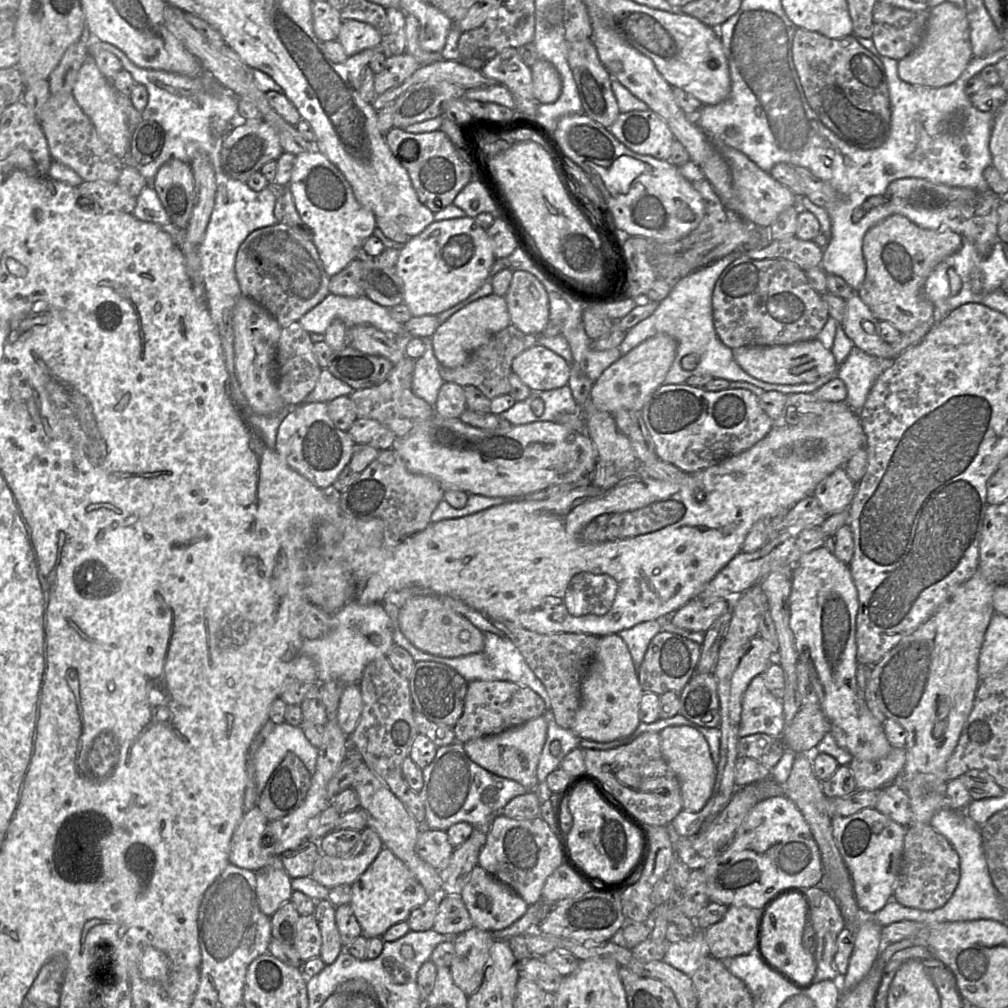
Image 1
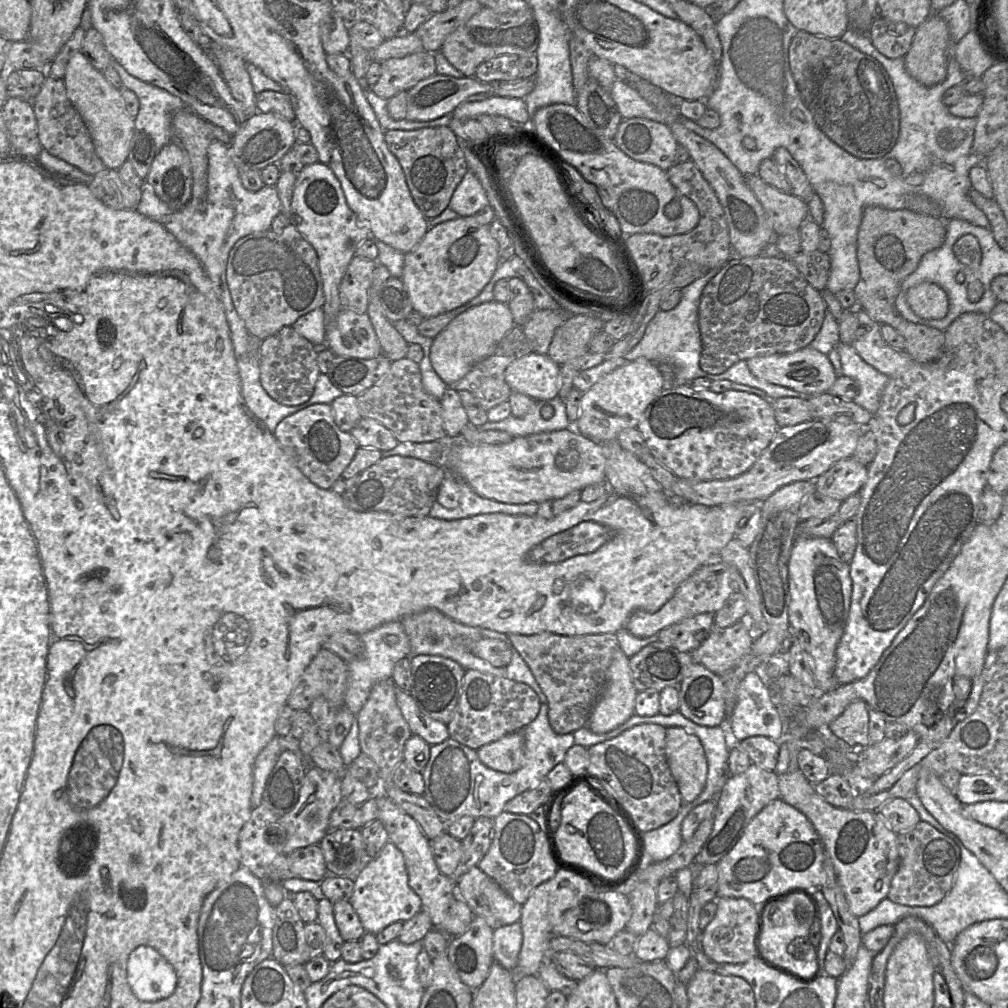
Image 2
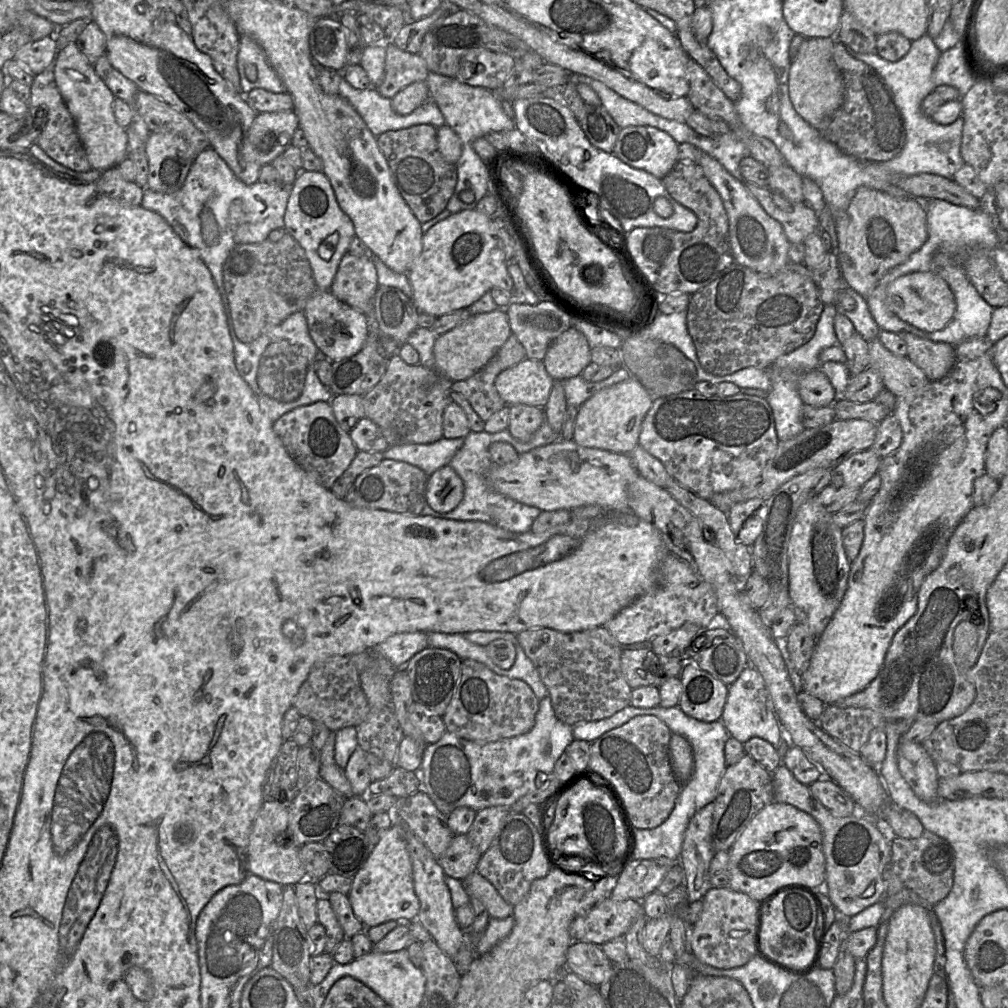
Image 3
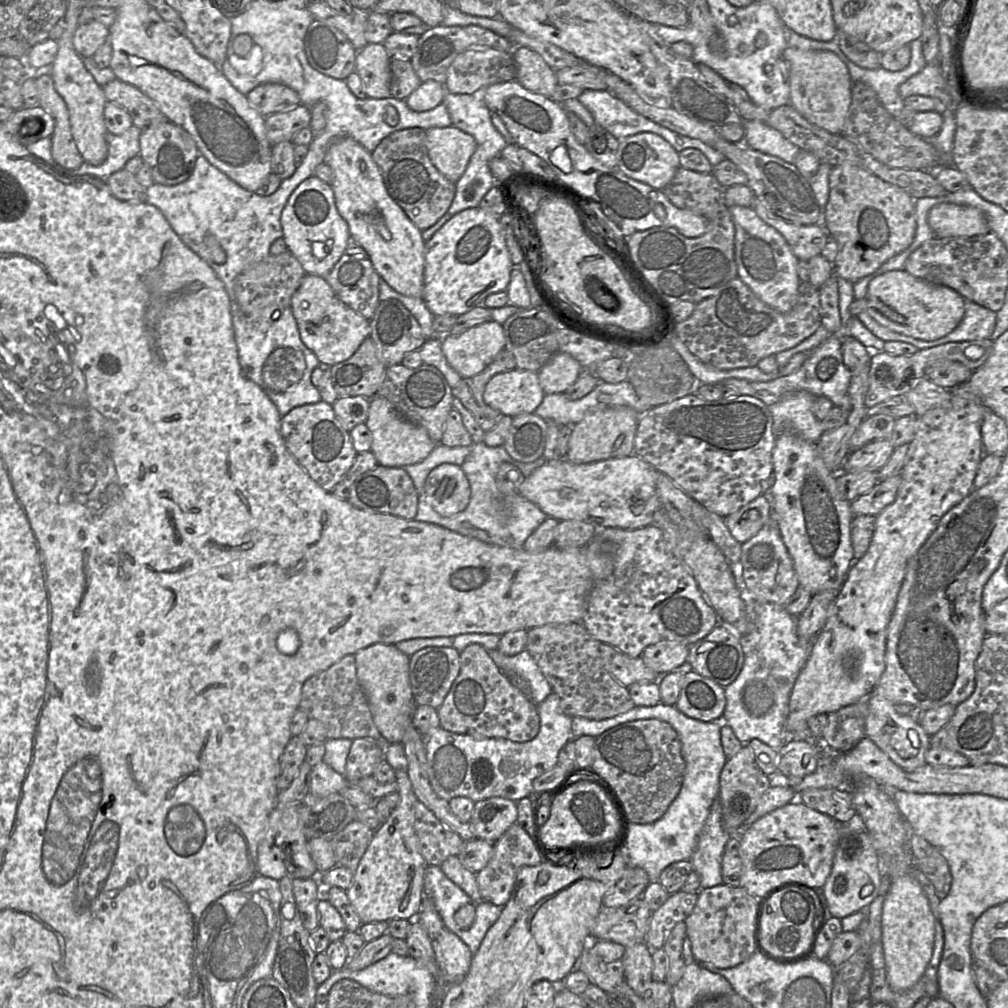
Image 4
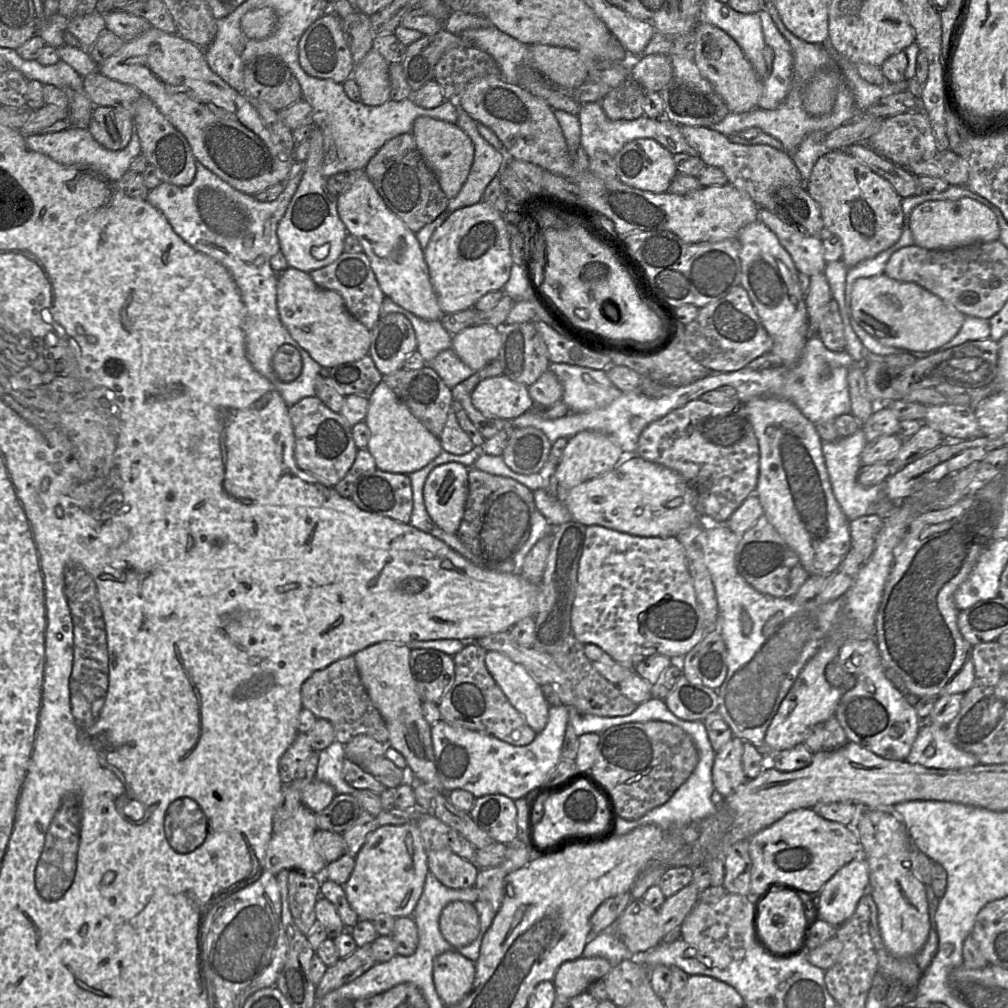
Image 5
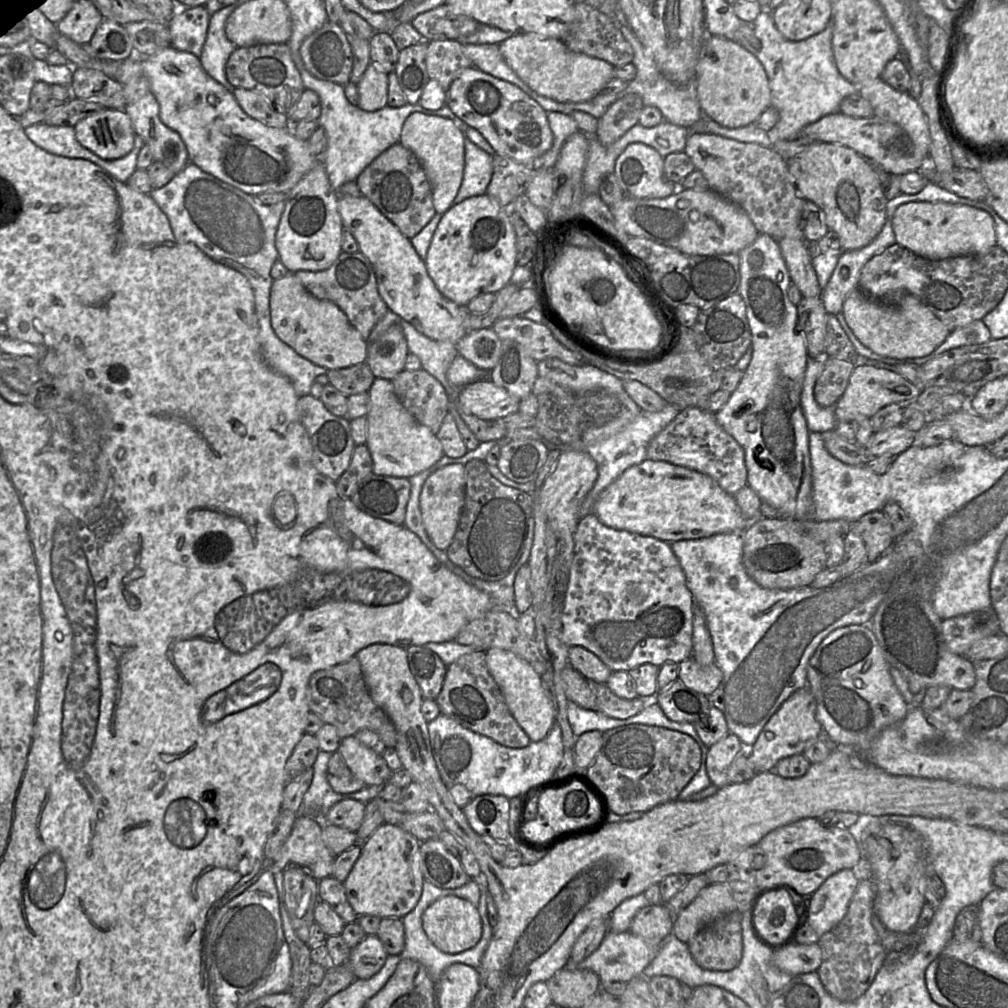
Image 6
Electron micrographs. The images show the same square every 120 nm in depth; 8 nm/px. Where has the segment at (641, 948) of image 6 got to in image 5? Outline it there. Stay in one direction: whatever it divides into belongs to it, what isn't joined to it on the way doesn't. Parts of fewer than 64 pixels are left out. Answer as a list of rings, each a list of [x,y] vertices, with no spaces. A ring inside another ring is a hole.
[[[605,930],[599,934],[592,934],[587,942],[582,957],[603,957],[607,959],[612,966],[616,966],[624,960],[633,959],[635,955],[626,947],[618,935]]]

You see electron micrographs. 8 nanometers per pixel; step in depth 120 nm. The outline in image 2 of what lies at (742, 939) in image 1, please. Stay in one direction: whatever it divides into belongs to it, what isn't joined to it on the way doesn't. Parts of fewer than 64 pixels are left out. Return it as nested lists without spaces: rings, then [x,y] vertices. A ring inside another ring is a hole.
[[[716,896],[717,905],[713,919],[702,930],[702,948],[705,955],[716,963],[744,963],[754,957],[753,937],[756,929],[755,905],[745,898]]]

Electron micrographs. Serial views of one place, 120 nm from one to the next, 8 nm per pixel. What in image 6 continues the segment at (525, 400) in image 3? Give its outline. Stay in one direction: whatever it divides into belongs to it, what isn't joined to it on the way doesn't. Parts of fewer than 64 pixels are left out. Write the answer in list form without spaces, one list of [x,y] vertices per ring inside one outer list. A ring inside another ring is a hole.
[[[488,377],[478,379],[458,389],[458,408],[482,420],[502,419],[519,410],[520,399],[512,396],[504,388],[496,386]]]

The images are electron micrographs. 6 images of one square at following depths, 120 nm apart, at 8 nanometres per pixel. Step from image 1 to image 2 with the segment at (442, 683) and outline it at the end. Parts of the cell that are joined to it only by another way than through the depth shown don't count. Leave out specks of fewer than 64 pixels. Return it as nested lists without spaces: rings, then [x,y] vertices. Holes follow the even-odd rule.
[[[417,655],[410,657],[410,661],[410,696],[413,697],[424,715],[447,725],[451,721],[459,701],[466,670],[457,662],[442,656]]]

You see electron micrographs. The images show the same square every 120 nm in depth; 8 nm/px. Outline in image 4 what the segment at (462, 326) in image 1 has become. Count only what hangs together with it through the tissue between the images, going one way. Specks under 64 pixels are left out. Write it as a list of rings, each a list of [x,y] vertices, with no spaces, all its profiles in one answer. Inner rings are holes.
[[[490,320],[460,334],[445,335],[441,345],[449,365],[462,378],[470,378],[483,371],[505,348],[503,325]]]

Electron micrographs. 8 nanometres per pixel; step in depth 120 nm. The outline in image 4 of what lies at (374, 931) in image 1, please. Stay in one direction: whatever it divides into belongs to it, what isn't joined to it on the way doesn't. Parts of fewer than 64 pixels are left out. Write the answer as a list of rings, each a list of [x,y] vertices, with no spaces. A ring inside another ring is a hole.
[[[395,770],[395,781],[400,796],[399,804],[391,811],[389,818],[374,831],[373,837],[354,872],[353,881],[346,890],[347,897],[362,923],[394,919],[412,921],[418,916],[421,909],[427,864],[419,851],[419,841],[414,829],[417,798],[406,771]]]

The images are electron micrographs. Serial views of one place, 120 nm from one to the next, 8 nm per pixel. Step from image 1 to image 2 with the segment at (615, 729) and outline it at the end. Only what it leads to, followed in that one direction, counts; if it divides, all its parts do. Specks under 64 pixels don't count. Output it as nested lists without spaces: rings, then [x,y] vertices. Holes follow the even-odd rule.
[[[619,648],[614,653],[604,690],[586,726],[596,734],[604,734],[622,725],[635,714],[637,693],[632,682],[629,657]]]

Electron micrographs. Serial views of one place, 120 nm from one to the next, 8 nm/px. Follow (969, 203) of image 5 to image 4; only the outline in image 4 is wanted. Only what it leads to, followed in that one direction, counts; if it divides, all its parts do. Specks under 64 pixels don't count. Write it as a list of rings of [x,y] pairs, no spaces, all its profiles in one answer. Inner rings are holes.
[[[937,204],[929,210],[927,222],[935,238],[971,237],[990,232],[985,214],[969,205]]]

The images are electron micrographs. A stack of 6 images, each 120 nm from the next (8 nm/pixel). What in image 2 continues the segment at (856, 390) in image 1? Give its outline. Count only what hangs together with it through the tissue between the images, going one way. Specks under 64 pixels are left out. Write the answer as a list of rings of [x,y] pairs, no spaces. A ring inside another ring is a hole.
[[[839,343],[842,375],[850,377],[859,384],[859,393],[853,399],[872,415],[877,412],[889,377],[867,364],[852,345]]]

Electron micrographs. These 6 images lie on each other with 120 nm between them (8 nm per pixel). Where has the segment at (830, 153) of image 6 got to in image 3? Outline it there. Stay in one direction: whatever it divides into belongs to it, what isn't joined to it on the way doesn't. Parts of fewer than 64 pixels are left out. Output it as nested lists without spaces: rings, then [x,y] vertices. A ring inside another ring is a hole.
[[[865,186],[856,190],[848,208],[836,217],[835,229],[843,282],[866,299],[890,269],[903,263],[928,238],[926,212],[915,197],[894,197]]]

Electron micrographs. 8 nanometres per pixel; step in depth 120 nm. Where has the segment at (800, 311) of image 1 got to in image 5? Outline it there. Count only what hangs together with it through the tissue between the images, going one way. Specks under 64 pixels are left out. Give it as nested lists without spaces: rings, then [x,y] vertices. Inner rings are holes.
[[[739,285],[723,298],[698,309],[696,318],[685,325],[684,344],[688,354],[706,368],[717,372],[734,372],[768,353],[772,339],[763,327],[746,290]]]

